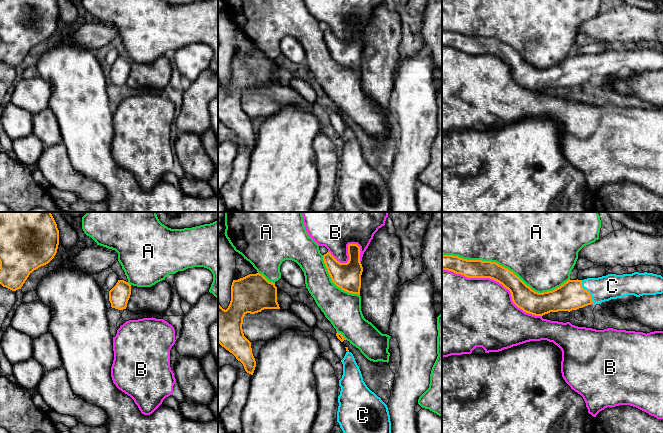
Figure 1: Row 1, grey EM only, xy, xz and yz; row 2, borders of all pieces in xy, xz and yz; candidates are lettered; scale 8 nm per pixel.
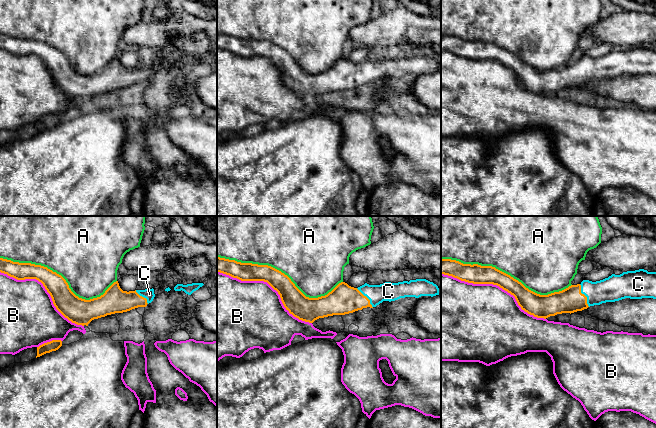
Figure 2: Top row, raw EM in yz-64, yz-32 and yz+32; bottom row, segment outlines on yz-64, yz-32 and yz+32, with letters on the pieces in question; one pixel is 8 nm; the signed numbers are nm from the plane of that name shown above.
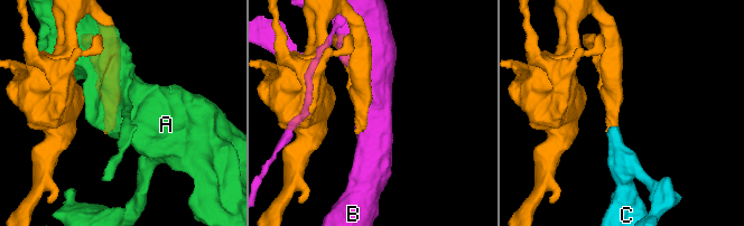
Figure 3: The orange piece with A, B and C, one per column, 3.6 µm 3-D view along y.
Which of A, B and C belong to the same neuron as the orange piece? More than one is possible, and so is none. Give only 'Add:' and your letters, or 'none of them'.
Add: C

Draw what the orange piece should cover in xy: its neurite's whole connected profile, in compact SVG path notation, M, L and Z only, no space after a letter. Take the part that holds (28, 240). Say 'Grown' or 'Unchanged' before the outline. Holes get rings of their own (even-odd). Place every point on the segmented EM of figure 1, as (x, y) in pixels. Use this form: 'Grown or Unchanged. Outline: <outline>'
Unchanged. Outline: M0 212L0 284L12 291L21 289L29 275L56 255L59 230L51 212Z

